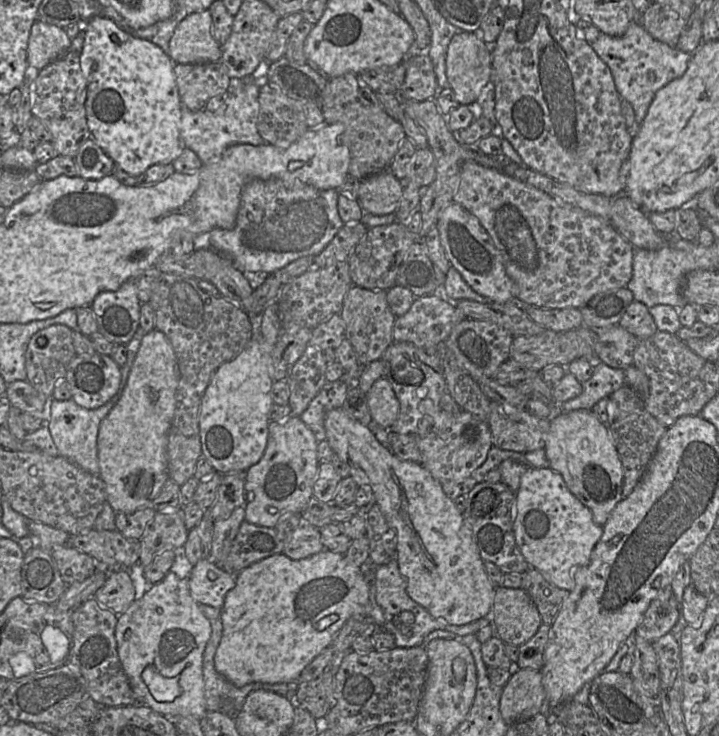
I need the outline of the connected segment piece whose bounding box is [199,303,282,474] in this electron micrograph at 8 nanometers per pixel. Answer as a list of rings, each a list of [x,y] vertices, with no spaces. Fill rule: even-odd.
[[[268,305],[262,314],[250,316],[253,328],[251,341],[245,349],[232,360],[223,363],[213,374],[201,400],[199,410],[199,431],[202,455],[207,458],[216,472],[246,472],[256,464],[267,446],[269,435],[269,413],[274,402],[271,397],[272,358],[275,344],[282,333],[277,305]]]

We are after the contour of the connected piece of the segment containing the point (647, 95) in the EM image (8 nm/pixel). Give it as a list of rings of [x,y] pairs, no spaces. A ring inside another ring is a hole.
[[[640,21],[632,22],[627,31],[619,37],[600,33],[591,46],[610,68],[616,89],[621,99],[632,105],[638,125],[644,121],[657,91],[672,80],[681,77],[686,72],[692,56],[654,39]],[[649,72],[655,73],[654,80],[650,80]]]

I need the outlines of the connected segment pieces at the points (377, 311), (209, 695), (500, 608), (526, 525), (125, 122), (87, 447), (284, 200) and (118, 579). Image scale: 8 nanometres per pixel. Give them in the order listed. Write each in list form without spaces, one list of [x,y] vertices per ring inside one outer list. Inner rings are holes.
[[[352,285],[348,290],[340,312],[345,323],[345,337],[351,342],[361,365],[379,360],[393,342],[393,327],[396,316],[387,303],[387,291],[368,290]]]
[[[199,604],[199,608],[211,624],[211,636],[203,655],[203,677],[205,689],[205,703],[207,711],[220,711],[236,718],[247,695],[255,690],[265,690],[285,696],[288,693],[287,683],[250,683],[243,687],[236,687],[220,675],[214,665],[214,656],[220,643],[223,625],[220,610],[206,604]]]
[[[495,588],[493,620],[497,636],[517,647],[530,640],[542,624],[536,605],[522,588]]]
[[[529,466],[527,471],[522,475],[520,486],[516,491],[516,517],[513,523],[513,531],[515,535],[516,544],[519,547],[526,561],[530,564],[530,567],[533,567],[538,570],[543,575],[543,577],[551,584],[568,592],[571,592],[575,587],[573,571],[577,567],[583,567],[589,564],[592,552],[603,534],[603,526],[600,526],[594,522],[593,515],[590,509],[587,508],[584,504],[582,504],[571,493],[560,473],[552,470],[550,467],[536,468]]]
[[[96,16],[88,21],[80,19],[78,23],[79,30],[83,30],[85,33],[83,47],[80,51],[80,66],[86,79],[85,111],[87,125],[91,133],[90,139],[93,139],[94,142],[114,161],[116,165],[134,177],[138,177],[154,164],[172,165],[172,162],[181,155],[184,148],[181,140],[182,103],[173,71],[174,62],[158,45],[148,40],[133,36],[129,31],[121,29],[113,20],[107,17]]]
[[[140,327],[136,330],[132,339],[127,343],[127,361],[121,367],[121,382],[117,393],[104,405],[96,409],[86,409],[79,406],[72,398],[69,400],[53,399],[50,405],[50,420],[48,429],[56,445],[59,455],[65,457],[83,470],[100,476],[100,467],[98,463],[97,438],[101,421],[110,412],[114,405],[120,399],[126,386],[132,364],[140,347],[141,340],[146,334]]]
[[[254,179],[242,190],[235,227],[231,230],[214,228],[209,234],[210,247],[231,259],[237,269],[248,276],[267,276],[305,256],[316,256],[344,225],[338,209],[338,189],[320,190],[301,181]]]
[[[114,569],[109,572],[104,585],[94,598],[105,608],[122,614],[135,600],[135,585],[128,569]]]

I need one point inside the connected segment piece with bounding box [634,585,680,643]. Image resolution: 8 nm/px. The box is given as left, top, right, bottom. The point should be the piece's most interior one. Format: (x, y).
(663, 612)

